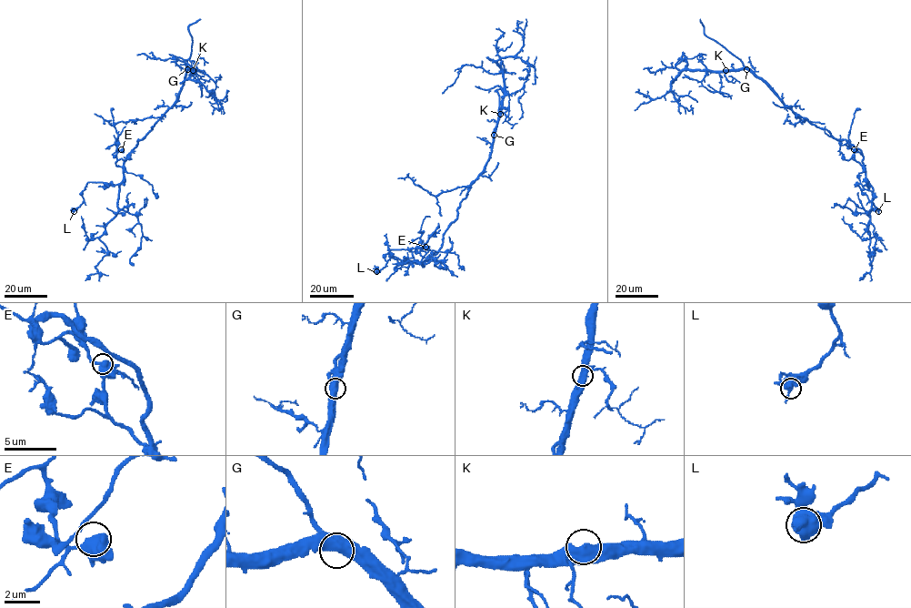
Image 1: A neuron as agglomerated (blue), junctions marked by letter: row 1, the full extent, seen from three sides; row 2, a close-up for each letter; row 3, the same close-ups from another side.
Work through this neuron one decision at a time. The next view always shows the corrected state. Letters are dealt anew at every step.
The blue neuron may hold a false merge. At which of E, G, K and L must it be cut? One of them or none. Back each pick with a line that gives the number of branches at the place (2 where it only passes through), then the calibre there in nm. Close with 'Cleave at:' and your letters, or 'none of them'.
Cleave at: none of them

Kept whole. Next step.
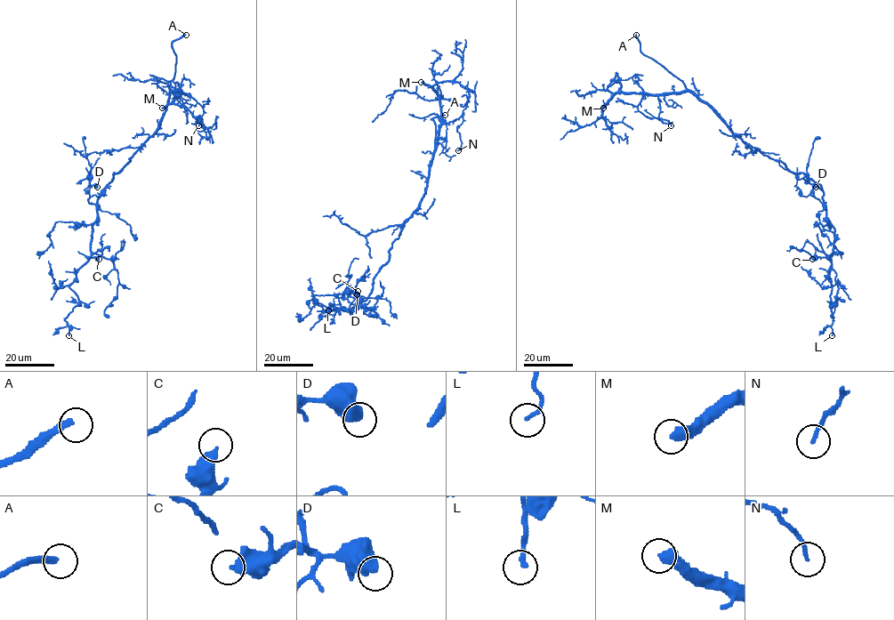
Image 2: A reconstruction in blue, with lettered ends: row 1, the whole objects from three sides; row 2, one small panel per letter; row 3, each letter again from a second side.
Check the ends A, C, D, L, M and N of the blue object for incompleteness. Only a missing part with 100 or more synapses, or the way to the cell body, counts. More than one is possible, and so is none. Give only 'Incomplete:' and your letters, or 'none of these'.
Incomplete: A, M

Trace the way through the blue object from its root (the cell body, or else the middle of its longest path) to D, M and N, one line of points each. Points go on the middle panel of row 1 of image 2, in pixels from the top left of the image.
D: (397, 238), (389, 251), (389, 260), (373, 280), (373, 291), (365, 301), (351, 304), (348, 293), (357, 294)
M: (397, 238), (425, 191), (440, 123), (440, 97), (421, 82)
N: (397, 238), (425, 191), (438, 128), (462, 116), (463, 122), (457, 128), (462, 142), (458, 150)

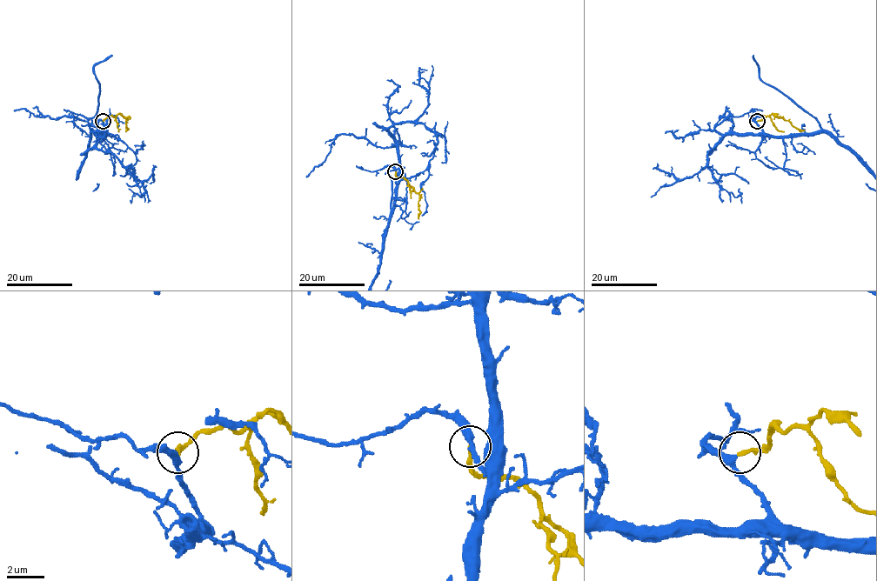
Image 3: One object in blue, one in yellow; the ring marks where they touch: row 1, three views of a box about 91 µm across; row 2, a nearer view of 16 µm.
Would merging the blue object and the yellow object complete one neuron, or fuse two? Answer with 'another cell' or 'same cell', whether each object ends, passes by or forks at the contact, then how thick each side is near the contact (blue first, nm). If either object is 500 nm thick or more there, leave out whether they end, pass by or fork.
same cell; blue passes by; yellow ends; calibres 320 and 240 nm

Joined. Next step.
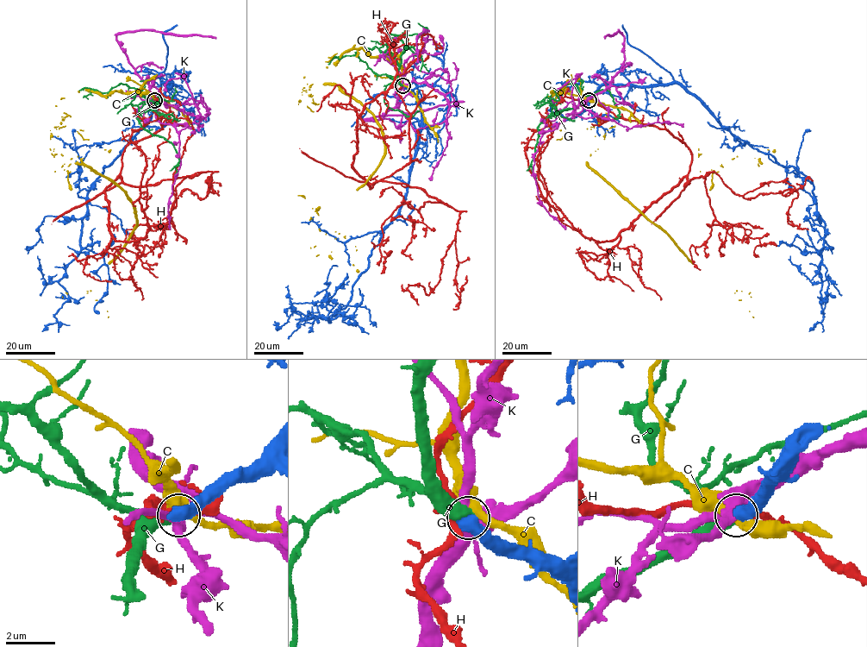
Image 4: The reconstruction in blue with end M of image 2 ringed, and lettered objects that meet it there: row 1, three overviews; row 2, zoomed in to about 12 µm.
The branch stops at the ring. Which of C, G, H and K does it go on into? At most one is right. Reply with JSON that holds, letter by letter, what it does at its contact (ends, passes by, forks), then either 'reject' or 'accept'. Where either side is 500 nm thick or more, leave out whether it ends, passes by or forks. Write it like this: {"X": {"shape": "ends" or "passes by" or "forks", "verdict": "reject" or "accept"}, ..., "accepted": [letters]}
{"C": {"verdict": "reject"}, "G": {"verdict": "accept"}, "H": {"verdict": "reject"}, "K": {"verdict": "reject"}, "accepted": ["G"]}

